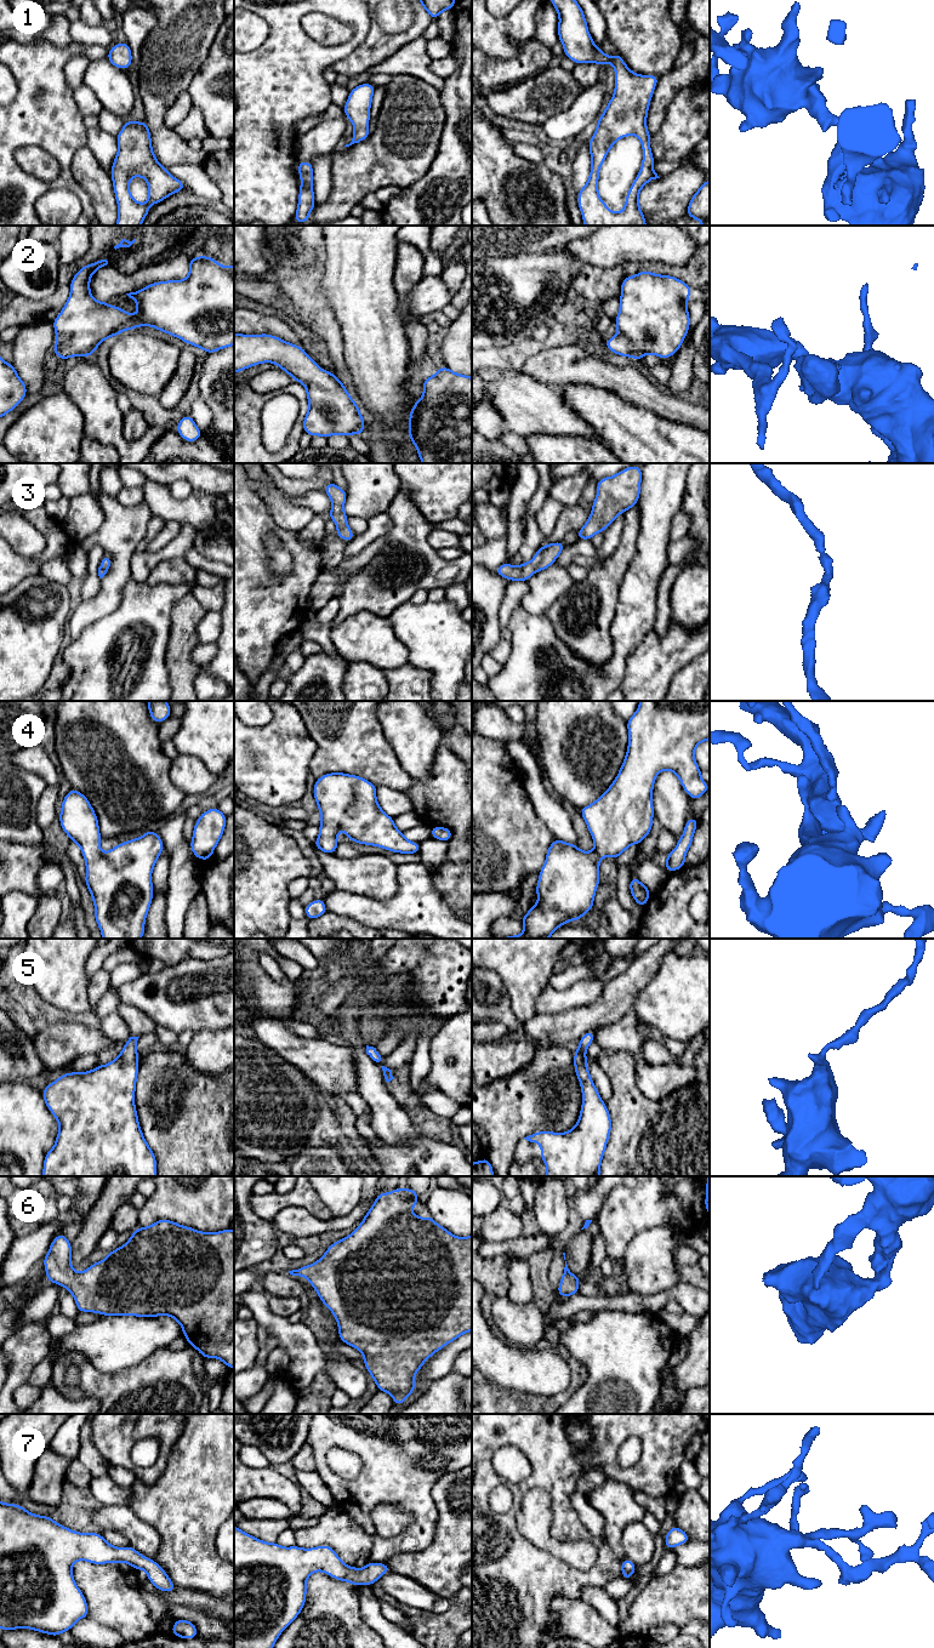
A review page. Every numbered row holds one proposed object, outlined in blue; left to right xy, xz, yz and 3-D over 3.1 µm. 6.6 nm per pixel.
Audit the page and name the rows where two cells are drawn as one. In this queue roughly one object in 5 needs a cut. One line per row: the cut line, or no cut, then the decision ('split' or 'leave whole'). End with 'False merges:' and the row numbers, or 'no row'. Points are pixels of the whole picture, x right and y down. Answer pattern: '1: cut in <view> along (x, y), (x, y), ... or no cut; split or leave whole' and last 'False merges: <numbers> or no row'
1: no cut; leave whole
2: no cut; leave whole
3: no cut; leave whole
4: no cut; leave whole
5: no cut; leave whole
6: no cut; leave whole
7: no cut; leave whole
False merges: no row

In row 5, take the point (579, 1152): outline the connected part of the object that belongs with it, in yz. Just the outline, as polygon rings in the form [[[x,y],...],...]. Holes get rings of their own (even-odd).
[[[590,1030],[581,1037],[579,1048],[574,1051],[574,1068],[582,1091],[582,1106],[575,1127],[566,1133],[536,1131],[524,1137],[541,1146],[540,1158],[546,1164],[546,1176],[602,1176],[600,1164],[611,1131],[611,1118],[587,1067],[586,1050],[593,1042],[594,1032]]]

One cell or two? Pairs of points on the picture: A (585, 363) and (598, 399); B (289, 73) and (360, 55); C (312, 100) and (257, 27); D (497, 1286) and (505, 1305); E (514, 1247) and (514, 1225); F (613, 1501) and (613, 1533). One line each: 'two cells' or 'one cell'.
A: two cells
B: two cells
C: two cells
D: two cells
E: two cells
F: one cell

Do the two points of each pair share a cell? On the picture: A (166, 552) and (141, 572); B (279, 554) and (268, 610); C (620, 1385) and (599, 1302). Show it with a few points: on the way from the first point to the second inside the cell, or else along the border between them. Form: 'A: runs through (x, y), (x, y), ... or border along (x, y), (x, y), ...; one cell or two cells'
A: runs through (158, 557), (142, 564); one cell
B: border along (266, 548), (269, 570), (277, 577), (285, 577); two cells
C: border along (594, 1311), (619, 1310), (630, 1313); two cells

